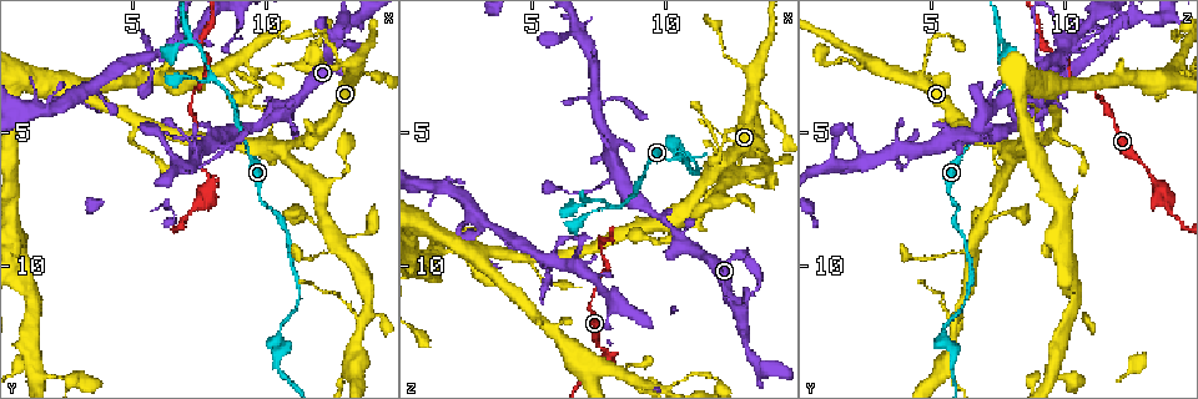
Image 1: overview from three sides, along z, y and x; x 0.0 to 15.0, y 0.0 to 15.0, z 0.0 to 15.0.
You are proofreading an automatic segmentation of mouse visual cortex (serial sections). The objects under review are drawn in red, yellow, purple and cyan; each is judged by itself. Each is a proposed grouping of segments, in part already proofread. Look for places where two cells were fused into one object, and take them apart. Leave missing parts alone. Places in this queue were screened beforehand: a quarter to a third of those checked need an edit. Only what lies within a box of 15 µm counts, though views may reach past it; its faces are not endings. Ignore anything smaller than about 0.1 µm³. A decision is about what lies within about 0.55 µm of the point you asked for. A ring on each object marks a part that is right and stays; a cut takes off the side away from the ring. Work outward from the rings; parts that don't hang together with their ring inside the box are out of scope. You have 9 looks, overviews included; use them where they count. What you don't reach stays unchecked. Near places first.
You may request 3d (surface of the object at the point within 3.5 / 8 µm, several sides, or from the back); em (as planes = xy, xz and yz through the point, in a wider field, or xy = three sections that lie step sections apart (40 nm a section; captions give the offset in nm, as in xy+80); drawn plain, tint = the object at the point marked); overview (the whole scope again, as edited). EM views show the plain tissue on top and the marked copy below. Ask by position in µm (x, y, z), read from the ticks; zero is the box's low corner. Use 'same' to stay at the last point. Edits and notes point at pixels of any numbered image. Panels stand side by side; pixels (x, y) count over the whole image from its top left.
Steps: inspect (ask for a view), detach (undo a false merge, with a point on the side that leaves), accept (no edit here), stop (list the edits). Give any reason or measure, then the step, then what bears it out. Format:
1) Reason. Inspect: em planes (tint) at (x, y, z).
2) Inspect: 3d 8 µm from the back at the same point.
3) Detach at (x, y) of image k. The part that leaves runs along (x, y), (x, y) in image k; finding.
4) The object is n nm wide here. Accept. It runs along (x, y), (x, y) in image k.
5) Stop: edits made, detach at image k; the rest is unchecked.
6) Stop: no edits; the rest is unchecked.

Three arms meet. Inspect: 3d 8 µm from the back at (7.9, 2.9, 7.9).

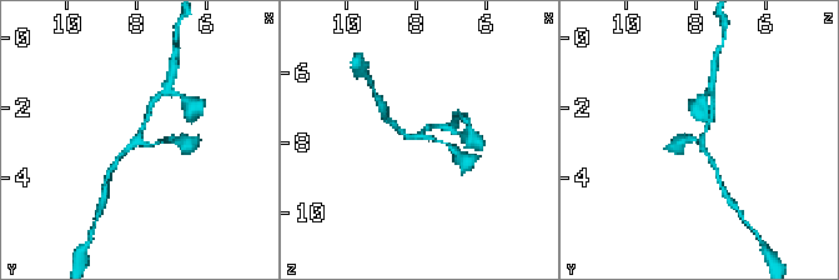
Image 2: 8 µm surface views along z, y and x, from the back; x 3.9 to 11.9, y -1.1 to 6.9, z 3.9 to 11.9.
Closer look. Inspect: 3d 3.5 µm at (8.1, 3.0, 7.8).

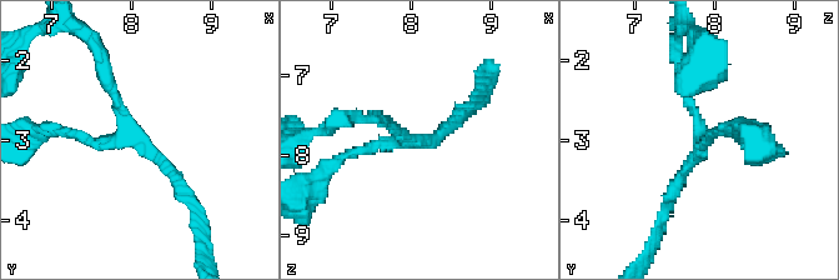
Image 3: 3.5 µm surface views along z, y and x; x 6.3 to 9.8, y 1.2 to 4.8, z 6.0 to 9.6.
3 arms meet here; the arms are 150, 150, 150 nm wide; now the EM. Inspect: em xy step 3 (tint) at (7.95, 2.95, 7.85).

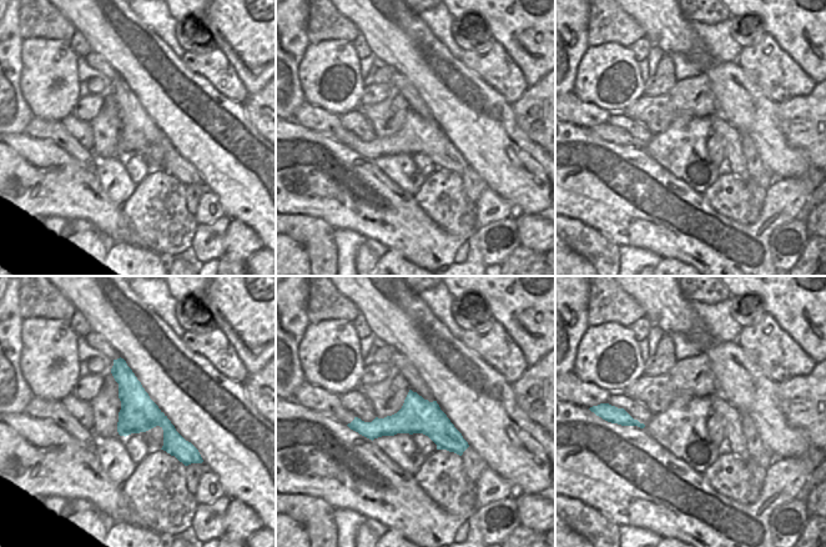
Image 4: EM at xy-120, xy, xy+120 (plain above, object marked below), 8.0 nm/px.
Accept. It runs along (116, 362), (130, 391), (187, 453) in image 4; continuous, no second cell.

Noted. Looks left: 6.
Calibre changes. Inspect: 3d 3.5 µm at (12.9, 2.5, 4.6).

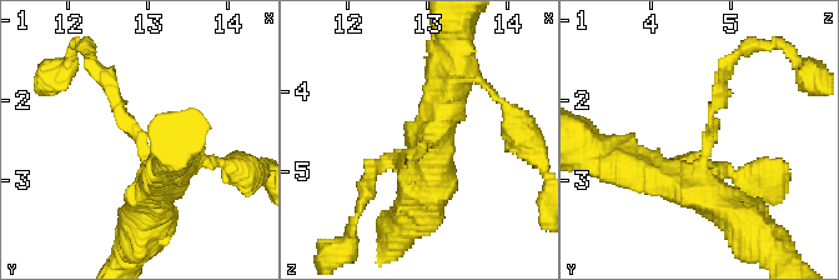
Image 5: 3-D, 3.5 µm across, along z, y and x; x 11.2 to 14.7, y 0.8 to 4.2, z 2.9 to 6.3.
The arms are 200, 500 nm wide. Inspect: em xy step 1 (tint) at (12.95, 2.60, 4.70).

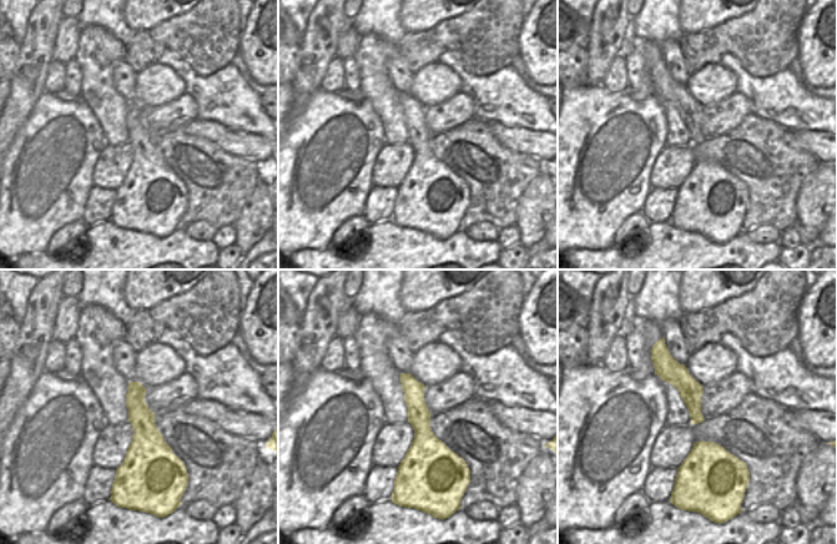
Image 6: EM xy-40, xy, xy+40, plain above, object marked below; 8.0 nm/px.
Accept. It runs along (657, 358), (691, 392), (700, 418) in image 6; continuous, no second cell.

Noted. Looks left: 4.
Abrupt turn. Inspect: 3d 3.5 µm at (13.0, 5.8, 7.3).

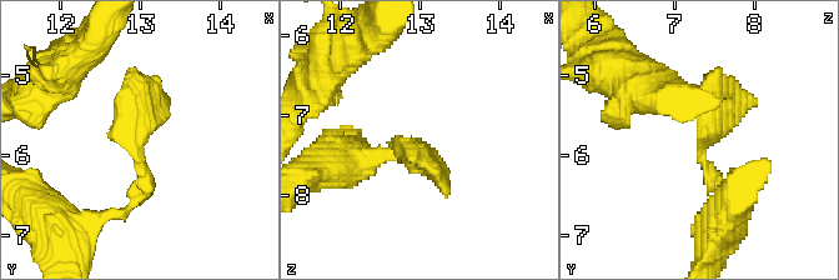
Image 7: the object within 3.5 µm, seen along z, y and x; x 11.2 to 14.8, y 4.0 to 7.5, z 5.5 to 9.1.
Need the tissue. Inspect: em xy step 5 (tint) at (12.95, 5.80, 7.40).

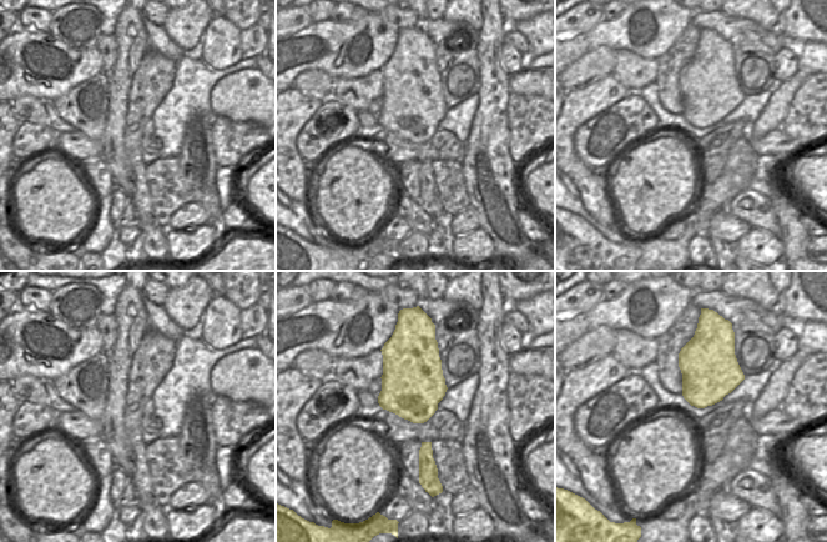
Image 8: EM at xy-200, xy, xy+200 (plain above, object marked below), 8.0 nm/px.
Accept. It runs along (122, 211), (146, 184), (134, 69) in image 7; continuous, no second cell.

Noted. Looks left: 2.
Stop: no edits; the rest is unchecked.

